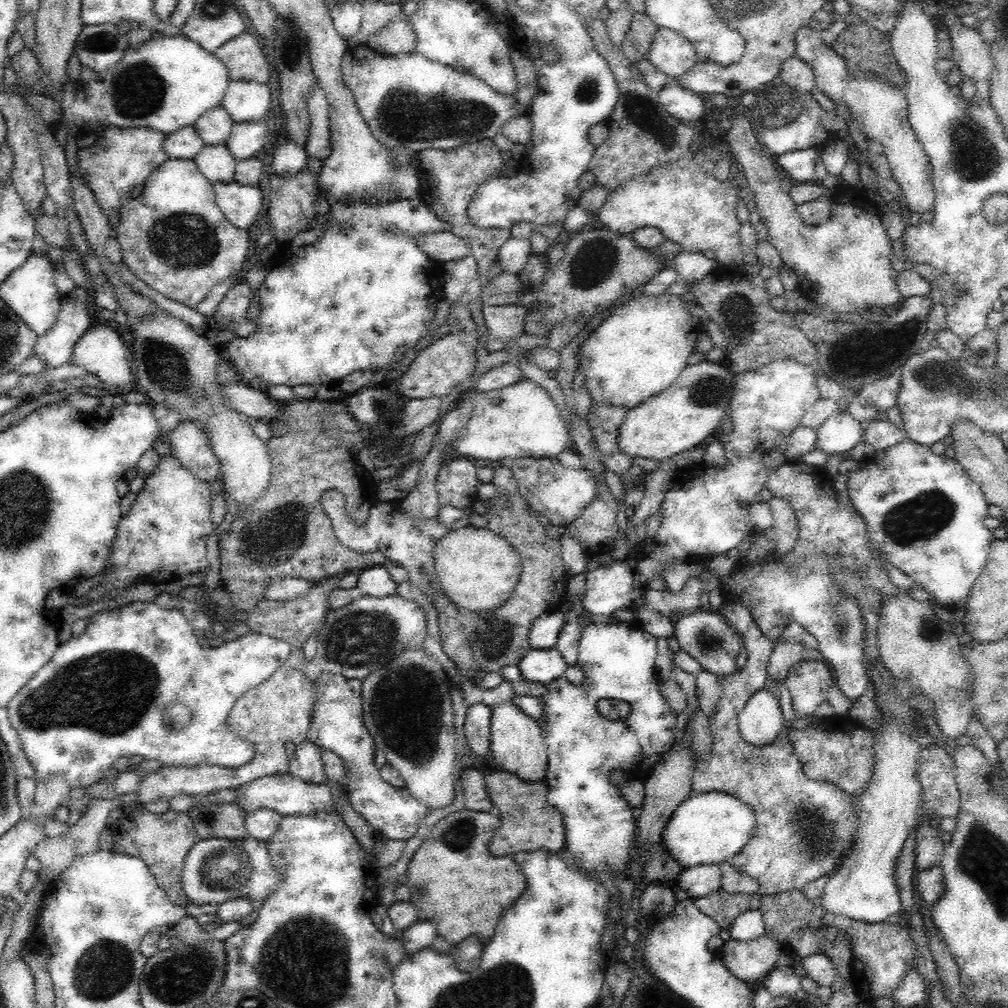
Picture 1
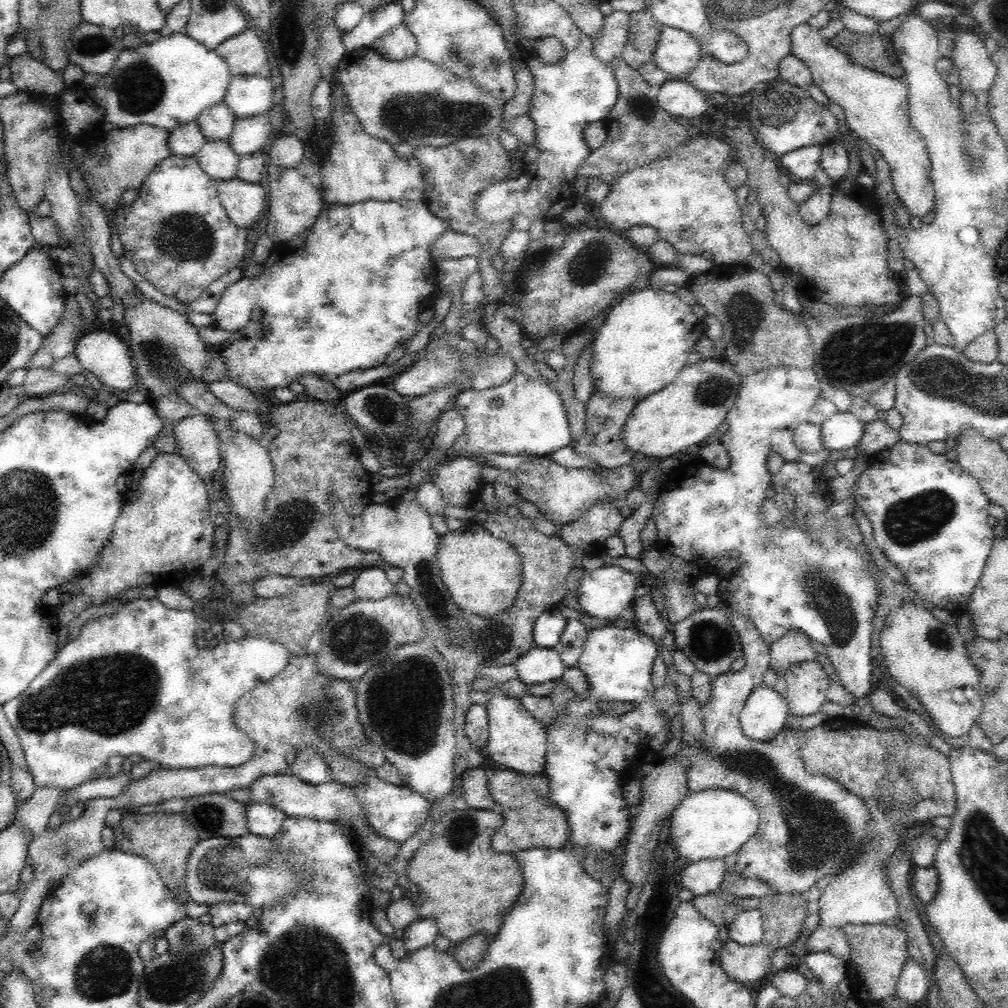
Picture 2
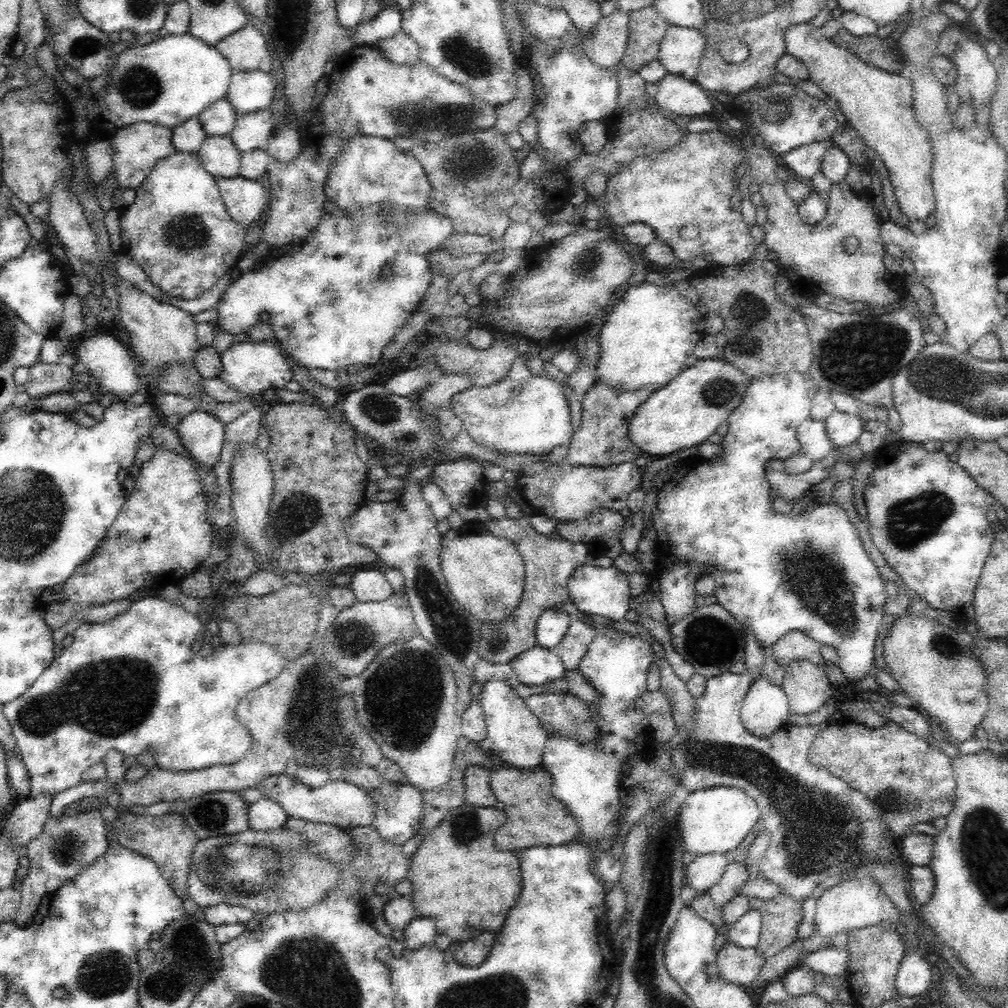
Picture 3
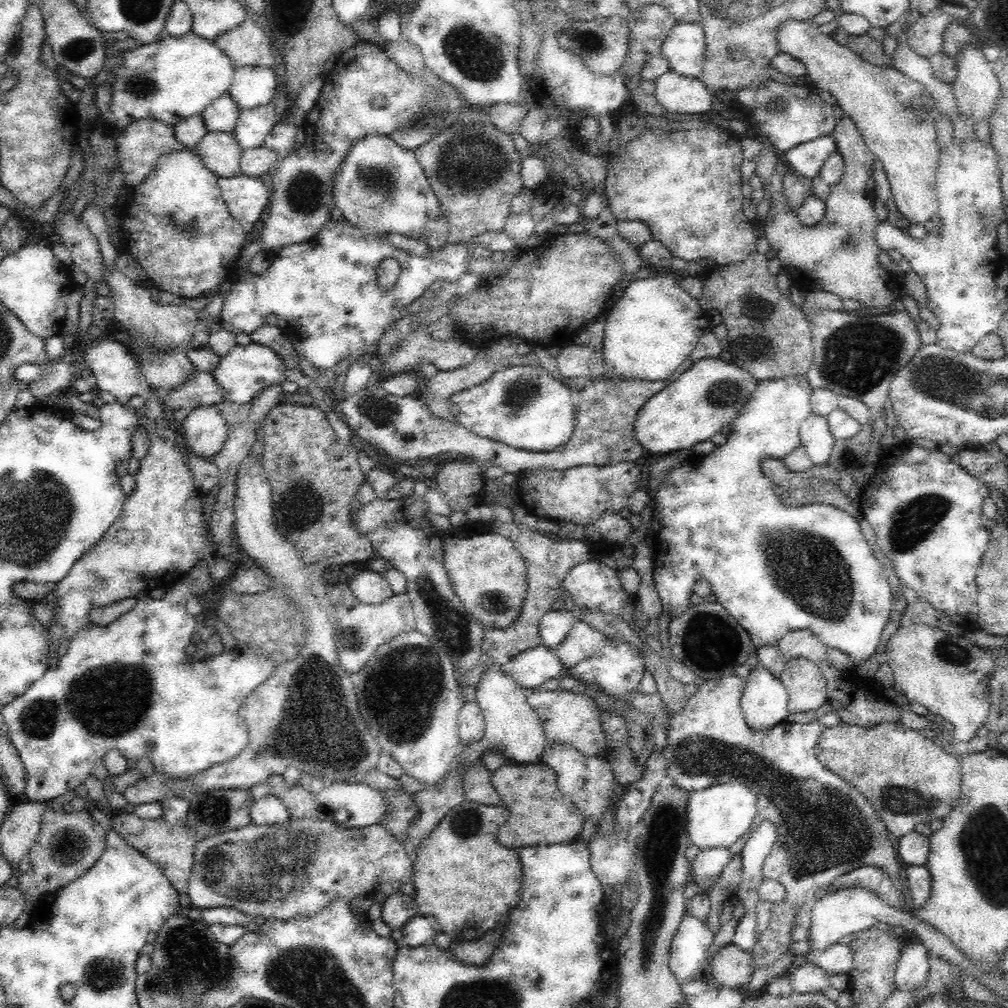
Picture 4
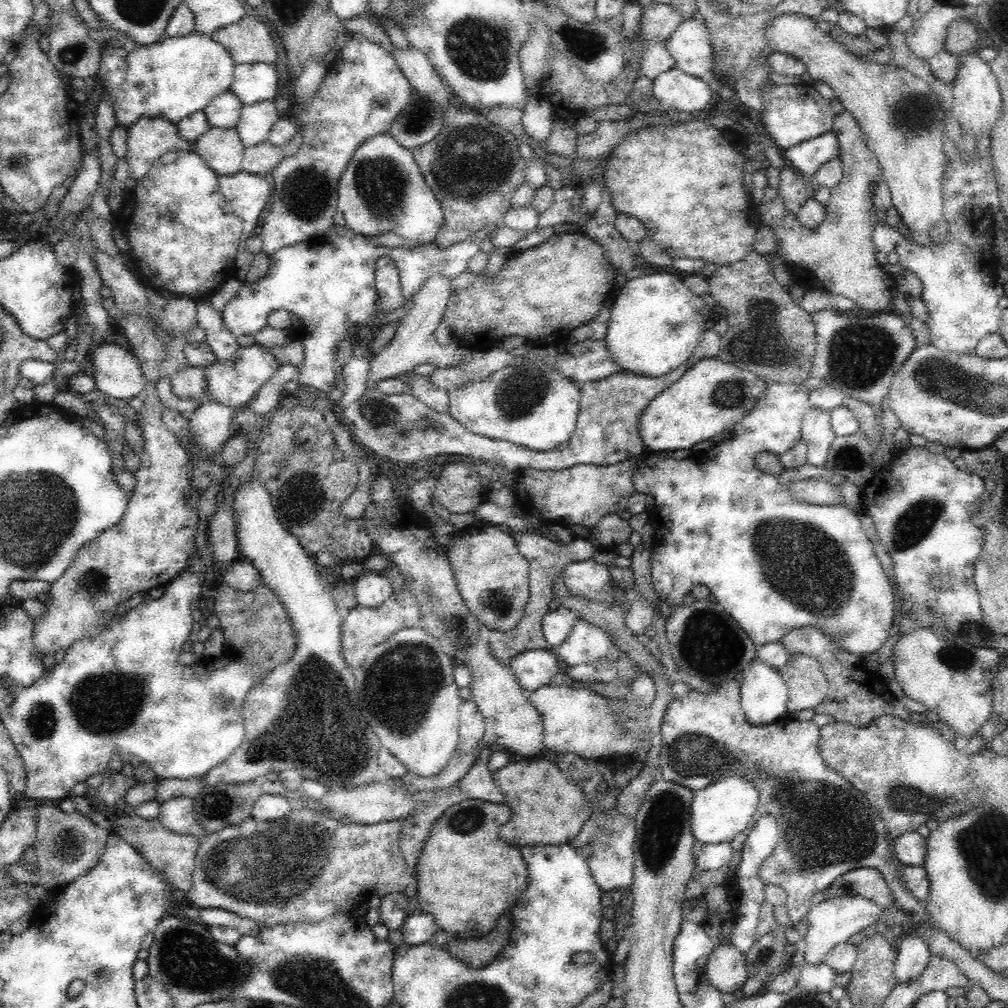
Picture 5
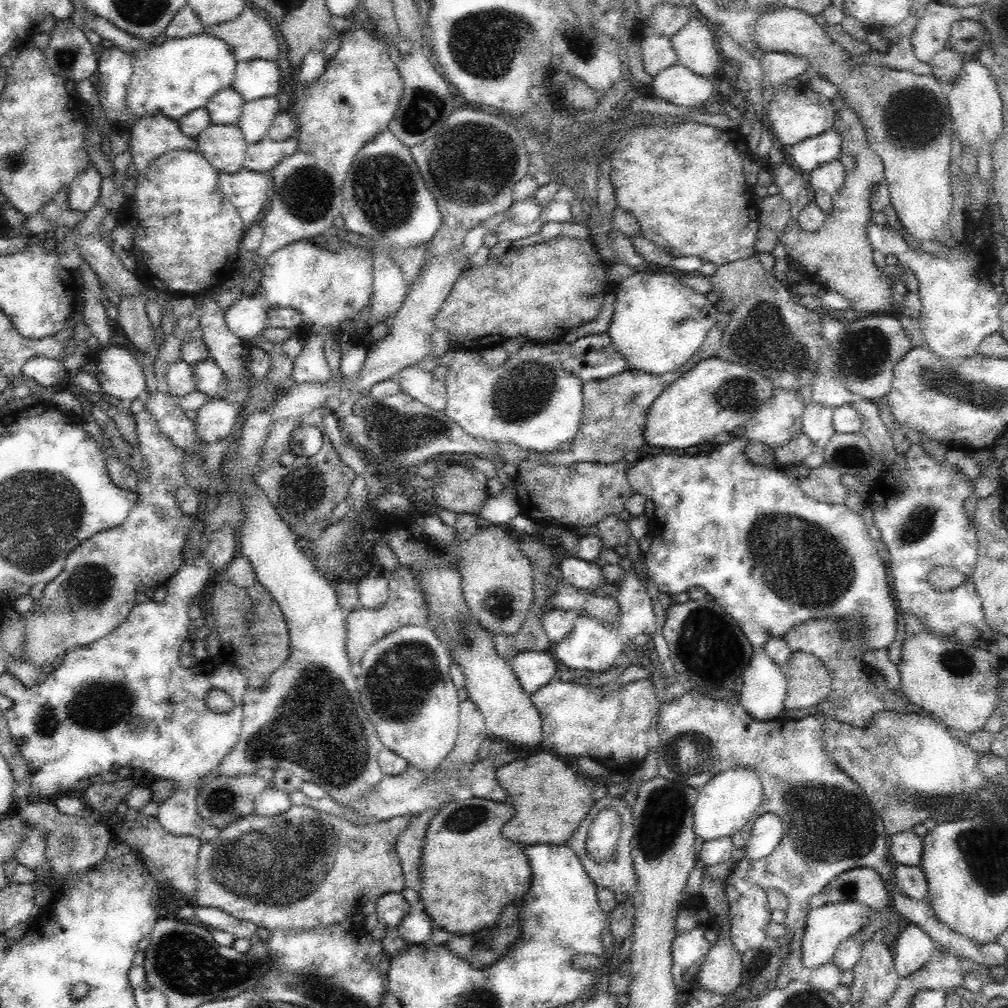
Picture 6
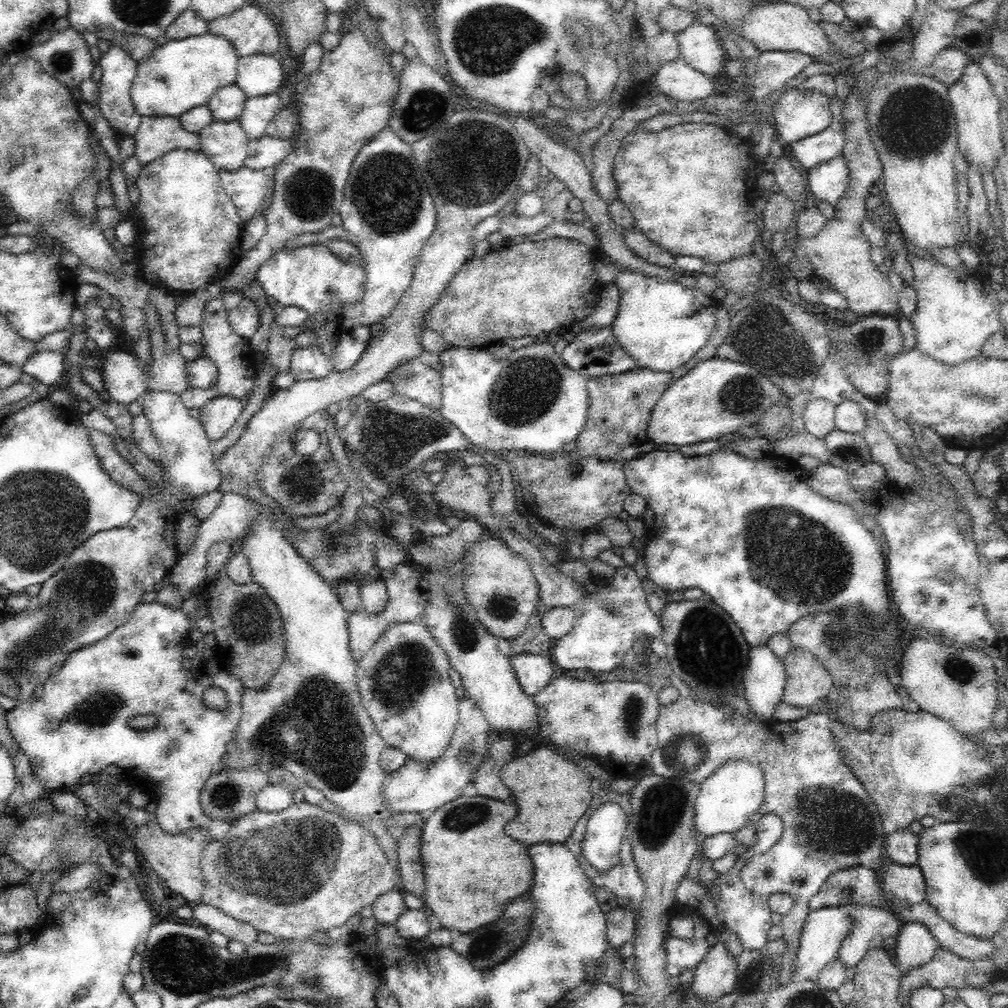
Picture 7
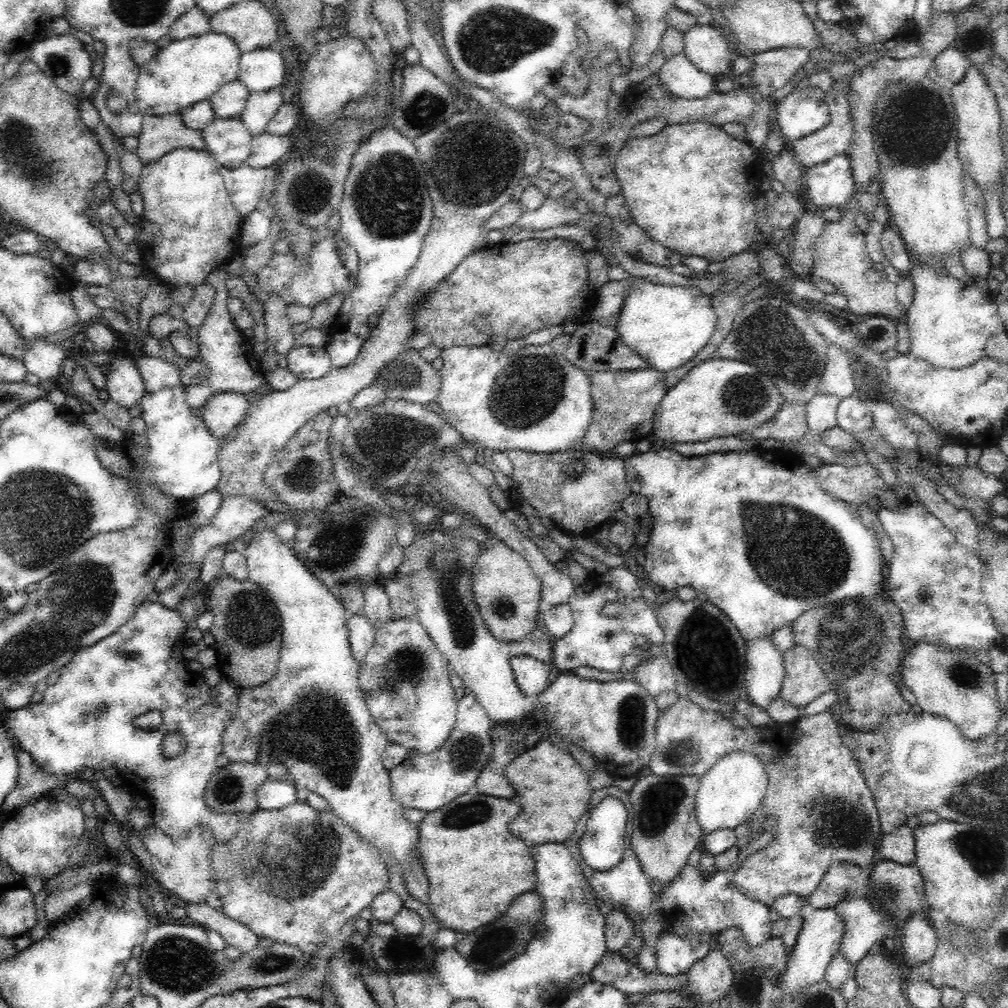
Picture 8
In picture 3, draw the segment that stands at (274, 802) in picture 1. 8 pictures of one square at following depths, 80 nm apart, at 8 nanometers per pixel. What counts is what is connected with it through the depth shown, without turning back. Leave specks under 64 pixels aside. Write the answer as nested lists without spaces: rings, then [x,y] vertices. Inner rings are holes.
[[[284,773],[268,776],[256,787],[260,788],[262,796],[282,805],[288,817],[333,825],[344,830],[373,824],[376,803],[370,793],[365,788],[350,784],[338,776],[333,776],[326,784],[312,789],[298,777]]]

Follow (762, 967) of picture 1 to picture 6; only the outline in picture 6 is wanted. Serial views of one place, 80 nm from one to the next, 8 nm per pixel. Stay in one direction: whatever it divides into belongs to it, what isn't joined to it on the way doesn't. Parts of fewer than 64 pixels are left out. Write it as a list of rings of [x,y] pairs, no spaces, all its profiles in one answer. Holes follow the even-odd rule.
[[[730,926],[728,932],[718,930],[712,948],[709,948],[705,960],[698,964],[699,972],[694,980],[699,988],[716,993],[732,994],[742,982],[744,964],[741,952],[731,939]]]

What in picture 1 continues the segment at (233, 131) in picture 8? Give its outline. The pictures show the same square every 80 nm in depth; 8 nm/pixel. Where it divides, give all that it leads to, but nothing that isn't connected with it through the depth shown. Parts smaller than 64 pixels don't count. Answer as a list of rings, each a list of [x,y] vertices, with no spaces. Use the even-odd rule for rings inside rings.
[[[226,144],[205,145],[194,160],[200,172],[212,184],[234,181],[235,158]]]

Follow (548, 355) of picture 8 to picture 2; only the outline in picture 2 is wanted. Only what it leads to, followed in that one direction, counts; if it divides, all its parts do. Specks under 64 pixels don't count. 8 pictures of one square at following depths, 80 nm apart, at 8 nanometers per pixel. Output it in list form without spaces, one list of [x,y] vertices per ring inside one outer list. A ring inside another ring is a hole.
[[[518,370],[512,380],[498,388],[478,391],[466,385],[455,399],[455,411],[464,419],[469,450],[543,457],[574,444],[562,402],[561,393],[551,384],[530,380]]]

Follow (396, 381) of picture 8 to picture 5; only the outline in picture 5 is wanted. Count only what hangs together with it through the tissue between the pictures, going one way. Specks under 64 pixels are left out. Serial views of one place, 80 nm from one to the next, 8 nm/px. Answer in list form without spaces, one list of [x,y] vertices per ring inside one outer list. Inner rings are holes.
[[[413,372],[408,373],[407,376],[409,376],[408,391],[411,396],[421,400],[426,406],[437,412],[449,413],[449,394],[435,386],[429,376],[420,376]]]

